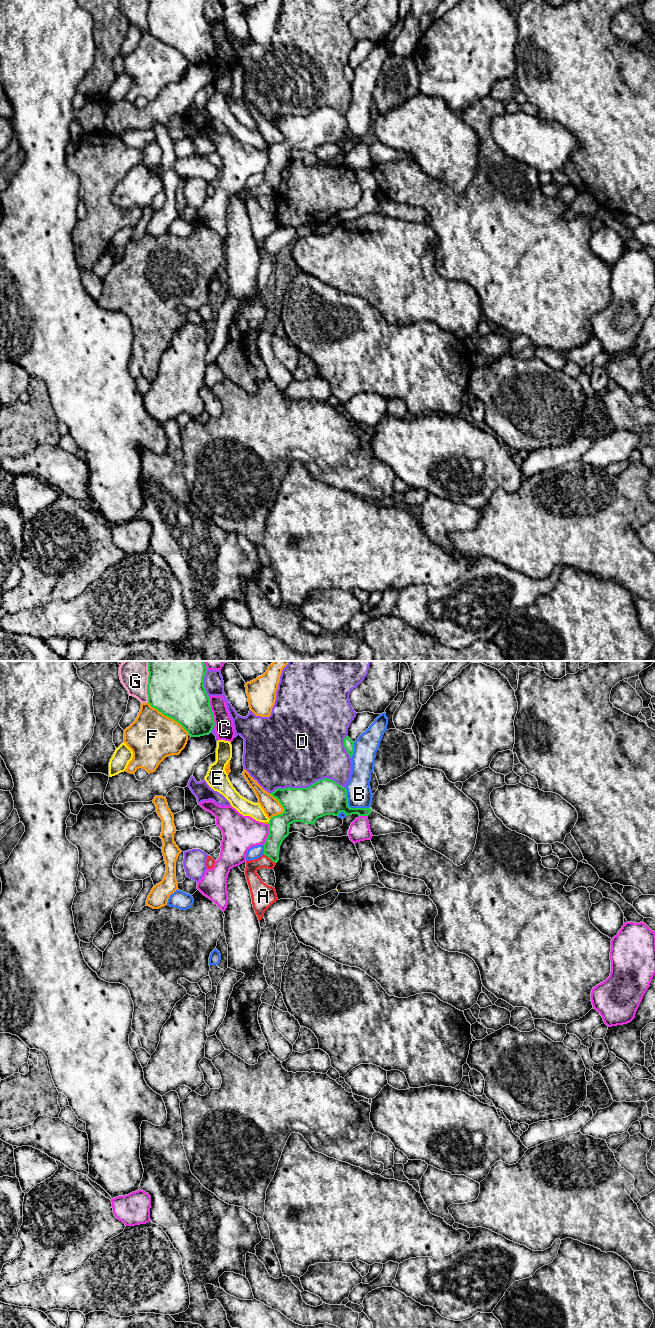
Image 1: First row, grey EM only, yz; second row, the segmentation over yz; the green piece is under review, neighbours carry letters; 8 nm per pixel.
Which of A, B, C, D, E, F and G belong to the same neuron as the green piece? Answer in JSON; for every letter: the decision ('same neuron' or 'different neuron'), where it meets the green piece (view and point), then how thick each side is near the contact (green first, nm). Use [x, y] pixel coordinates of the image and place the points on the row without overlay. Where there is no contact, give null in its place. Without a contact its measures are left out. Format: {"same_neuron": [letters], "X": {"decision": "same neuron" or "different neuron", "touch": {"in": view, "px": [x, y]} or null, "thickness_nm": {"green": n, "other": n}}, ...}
{"same_neuron": ["A"], "A": {"decision": "same neuron", "touch": {"in": "yz", "px": [269, 185]}, "thickness_nm": {"green": 160, "other": 120}}, "B": {"decision": "different neuron", "touch": {"in": "yz", "px": [349, 135]}, "thickness_nm": {"green": 280, "other": 200}}, "C": {"decision": "different neuron", "touch": {"in": "yz", "px": [211, 39]}, "thickness_nm": {"green": 380, "other": 150}}, "D": {"decision": "different neuron", "touch": {"in": "yz", "px": [307, 115]}, "thickness_nm": {"green": 280, "other": 480}}, "E": {"decision": "different neuron", "touch": {"in": "yz", "px": [269, 149]}, "thickness_nm": {"green": 220, "other": 130}}, "F": {"decision": "different neuron", "touch": {"in": "yz", "px": [168, 44]}, "thickness_nm": {"green": 400, "other": 400}}, "G": {"decision": "different neuron", "touch": {"in": "yz", "px": [147, 15]}, "thickness_nm": {"green": 380, "other": 180}}}

